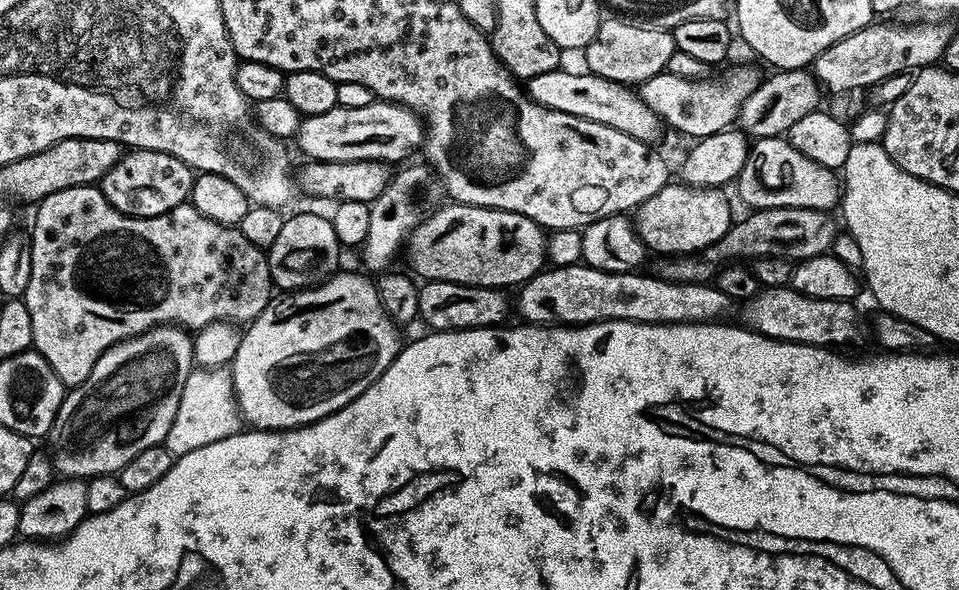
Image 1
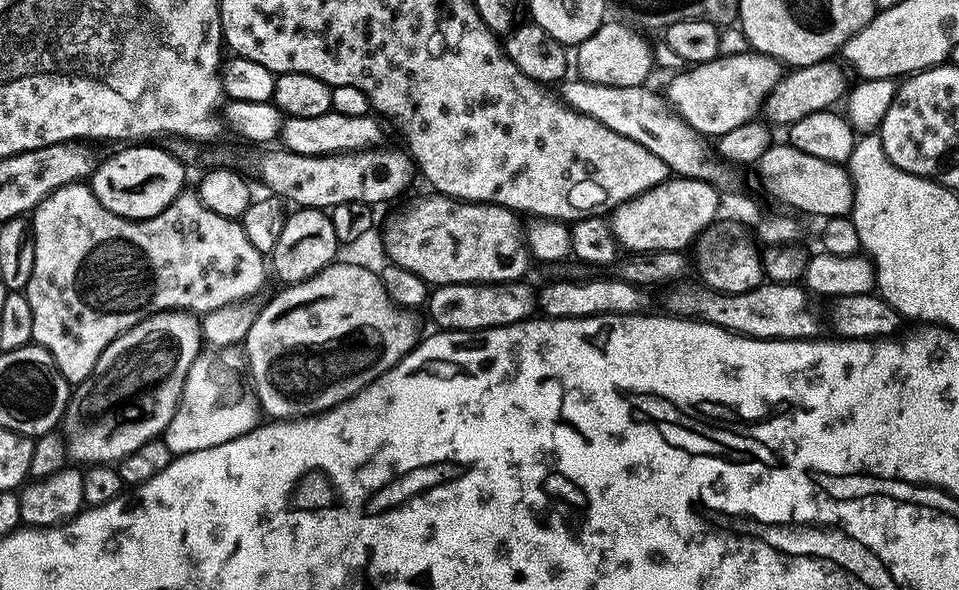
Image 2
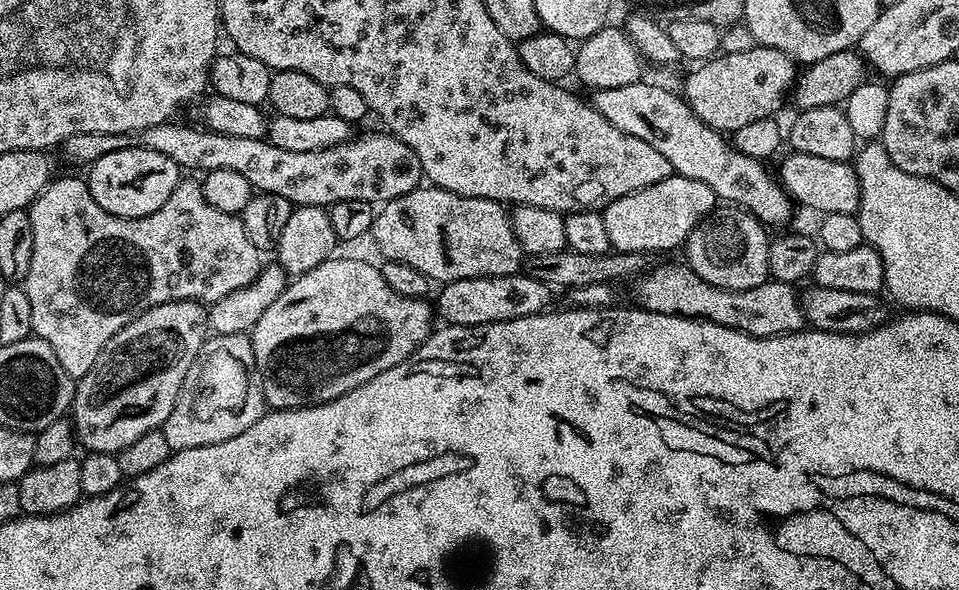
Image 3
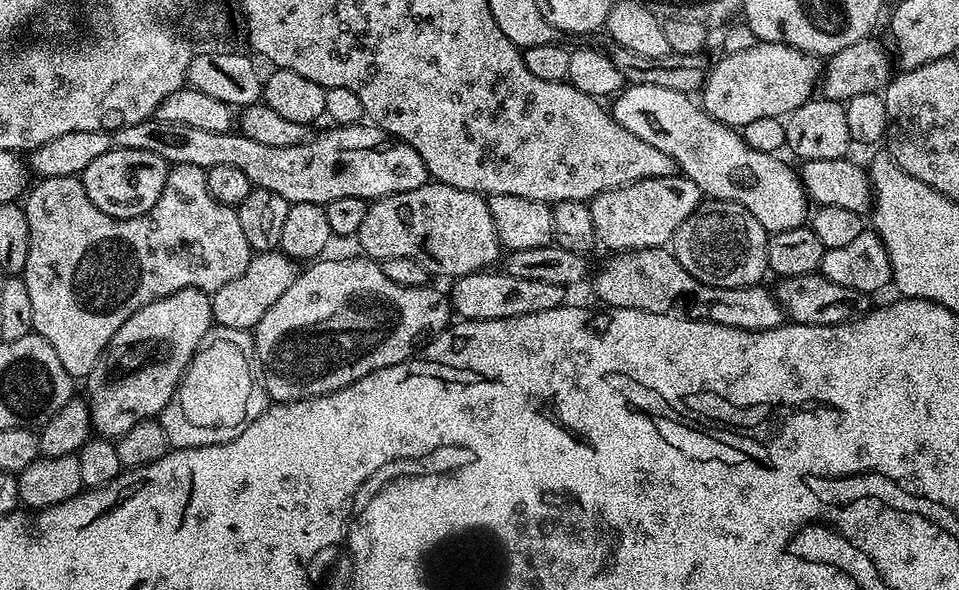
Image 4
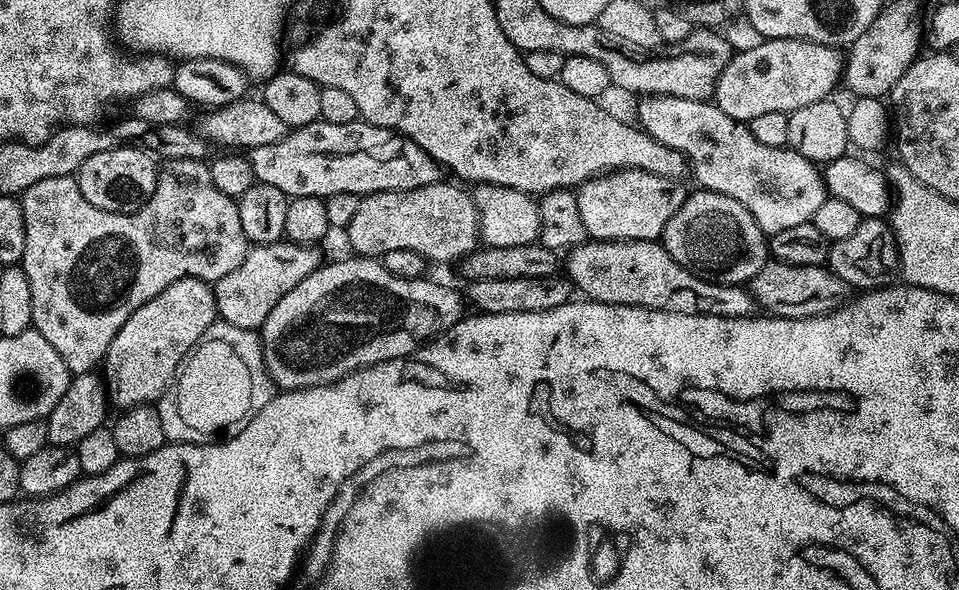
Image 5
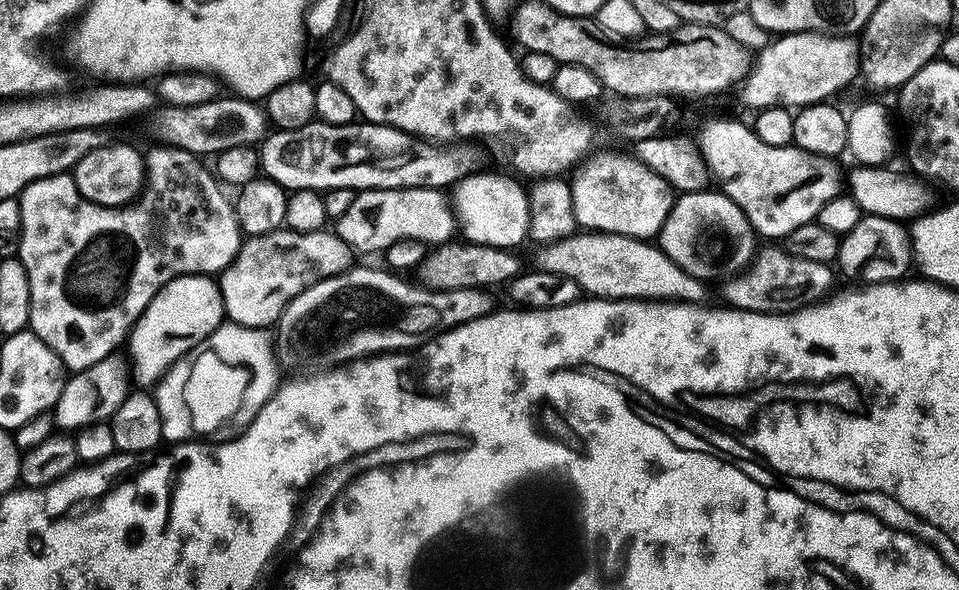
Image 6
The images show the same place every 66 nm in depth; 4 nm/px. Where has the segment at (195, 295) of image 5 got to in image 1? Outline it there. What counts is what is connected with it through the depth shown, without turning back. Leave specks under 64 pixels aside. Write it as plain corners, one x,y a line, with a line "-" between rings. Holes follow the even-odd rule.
161,326
106,350
106,354
102,354
94,364
94,370
90,370
90,378
75,385
65,395
54,418
50,433
53,469
64,478
110,476
119,474
132,458
138,458
144,450
163,445
170,422
174,422
174,414
178,414
182,386
194,367
192,341
193,337
183,329

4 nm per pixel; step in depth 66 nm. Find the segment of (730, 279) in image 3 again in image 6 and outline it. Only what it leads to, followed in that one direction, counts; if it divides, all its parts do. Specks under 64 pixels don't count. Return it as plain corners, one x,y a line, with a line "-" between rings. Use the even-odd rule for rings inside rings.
720,190
708,191
685,192
673,199
670,214
658,233
658,246
696,280
723,281
743,272
751,264
758,251
758,233
729,196

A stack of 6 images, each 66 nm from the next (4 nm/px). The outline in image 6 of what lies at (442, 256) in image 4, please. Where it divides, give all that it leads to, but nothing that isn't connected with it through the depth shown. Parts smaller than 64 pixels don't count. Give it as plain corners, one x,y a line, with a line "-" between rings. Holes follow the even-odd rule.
366,188
357,191
354,202
334,221
336,235
342,237
357,253
376,252
383,254
394,242
414,238
421,240
426,246
437,246
449,243
453,239
452,231
458,228
458,221
454,215
453,205
439,188

